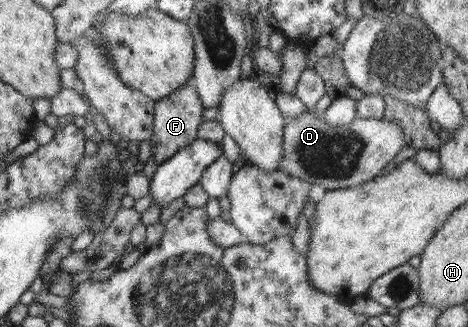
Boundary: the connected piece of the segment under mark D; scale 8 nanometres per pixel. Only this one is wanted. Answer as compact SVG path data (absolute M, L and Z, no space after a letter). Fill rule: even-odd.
M310 111L296 118L286 118L283 135L283 154L279 161L279 170L288 172L292 177L303 179L309 184L318 184L326 190L346 189L359 186L380 174L391 163L395 155L405 145L403 131L396 122L384 119L362 119L356 116L352 123L342 127L332 127L320 115L314 116Z

